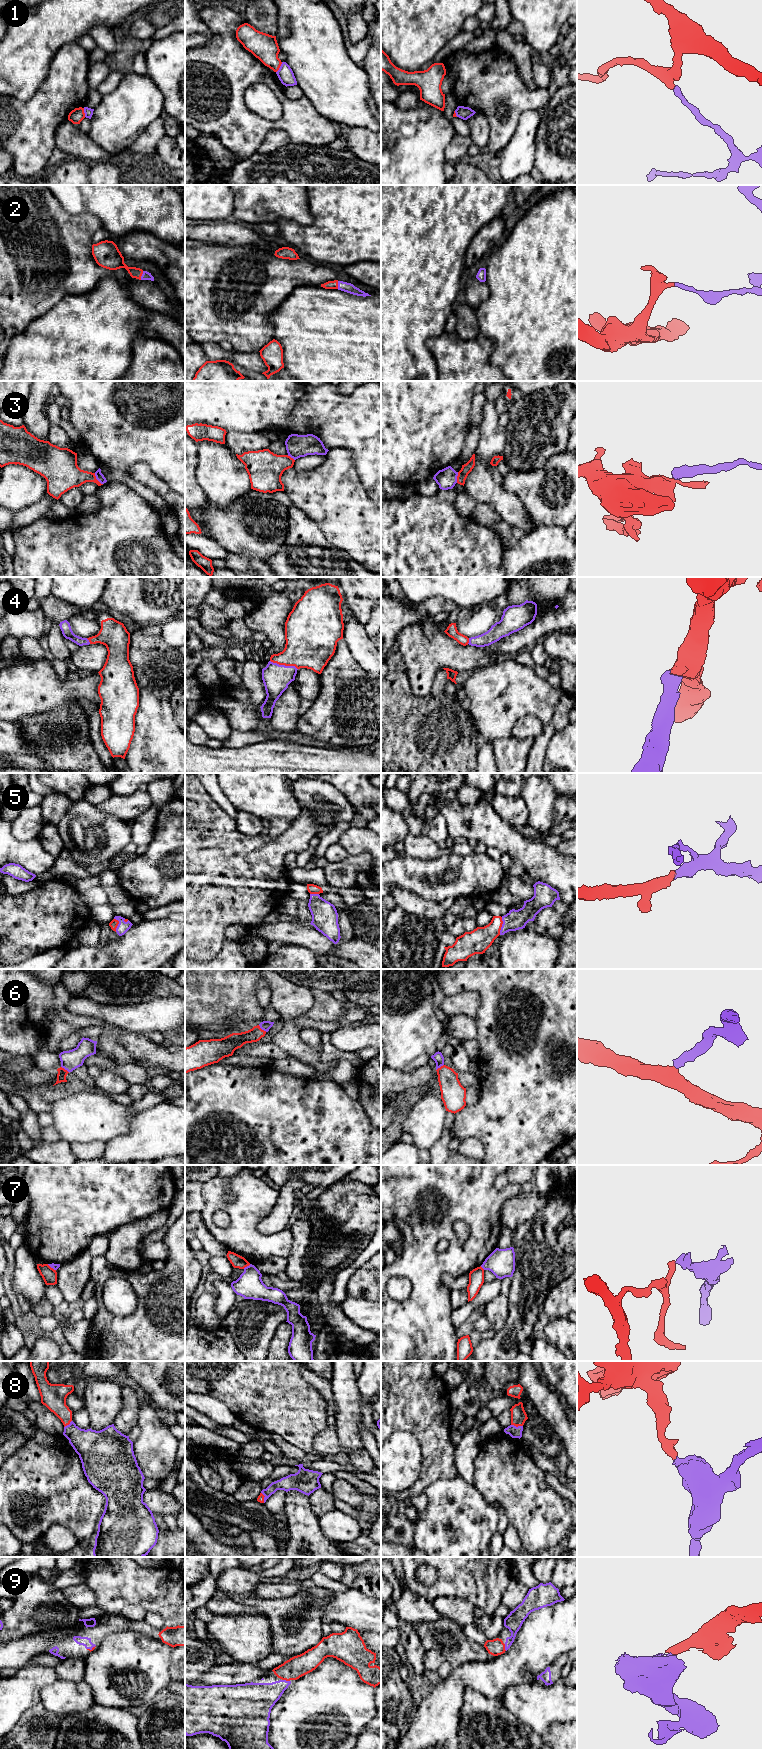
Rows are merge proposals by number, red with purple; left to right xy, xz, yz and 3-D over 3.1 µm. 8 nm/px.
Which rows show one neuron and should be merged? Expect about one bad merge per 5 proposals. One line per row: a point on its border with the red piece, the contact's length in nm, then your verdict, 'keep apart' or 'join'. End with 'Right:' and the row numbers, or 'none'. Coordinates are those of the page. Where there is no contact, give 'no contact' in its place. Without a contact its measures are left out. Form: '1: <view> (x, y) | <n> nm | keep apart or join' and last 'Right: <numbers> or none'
1: xz (279, 67) | 100 nm | keep apart
2: xy (141, 275) | 80 nm | join
3: xy (96, 479) | 120 nm | keep apart
4: xz (284, 664) | 240 nm | join
5: yz (501, 926) | 150 nm | join
6: xz (261, 1029) | 90 nm | join
7: xz (246, 1266) | 70 nm | keep apart
8: yz (517, 1426) | 100 nm | join
9: xz (286, 1680) | 70 nm | join
Right: 2, 4, 5, 6, 8, 9

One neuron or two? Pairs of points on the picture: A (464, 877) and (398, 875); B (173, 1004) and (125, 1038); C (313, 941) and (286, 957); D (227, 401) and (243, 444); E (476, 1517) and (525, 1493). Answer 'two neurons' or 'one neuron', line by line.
A: one neuron
B: two neurons
C: two neurons
D: two neurons
E: two neurons

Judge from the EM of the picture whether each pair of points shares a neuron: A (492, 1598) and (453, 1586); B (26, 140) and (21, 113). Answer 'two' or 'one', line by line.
A: one
B: one

